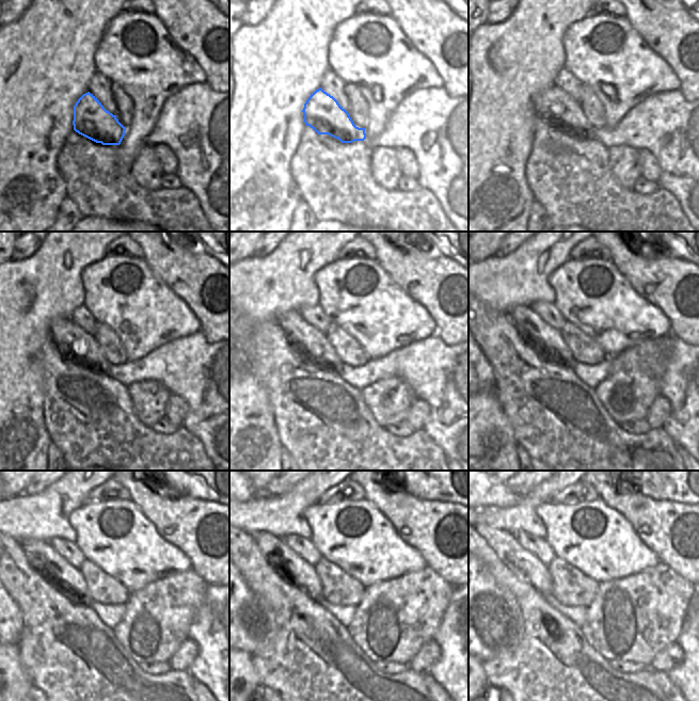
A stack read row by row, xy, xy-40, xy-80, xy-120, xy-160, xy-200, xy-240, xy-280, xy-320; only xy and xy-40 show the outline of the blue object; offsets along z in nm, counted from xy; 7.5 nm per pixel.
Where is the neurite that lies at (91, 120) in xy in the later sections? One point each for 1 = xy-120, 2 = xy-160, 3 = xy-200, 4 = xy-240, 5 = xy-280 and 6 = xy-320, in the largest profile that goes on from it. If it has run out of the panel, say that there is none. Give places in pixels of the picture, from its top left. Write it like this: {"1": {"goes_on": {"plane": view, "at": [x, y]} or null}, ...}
{"1": {"goes_on": {"plane": "xy-120", "at": [77, 346]}}, "2": {"goes_on": {"plane": "xy-160", "at": [312, 344]}}, "3": {"goes_on": {"plane": "xy-200", "at": [547, 340]}}, "4": {"goes_on": {"plane": "xy-240", "at": [54, 570]}}, "5": {"goes_on": {"plane": "xy-280", "at": [291, 567]}}, "6": {"goes_on": {"plane": "xy-320", "at": [504, 544]}}}

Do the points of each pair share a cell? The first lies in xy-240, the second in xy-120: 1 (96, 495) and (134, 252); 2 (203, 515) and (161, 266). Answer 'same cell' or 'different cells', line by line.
1: same cell
2: same cell

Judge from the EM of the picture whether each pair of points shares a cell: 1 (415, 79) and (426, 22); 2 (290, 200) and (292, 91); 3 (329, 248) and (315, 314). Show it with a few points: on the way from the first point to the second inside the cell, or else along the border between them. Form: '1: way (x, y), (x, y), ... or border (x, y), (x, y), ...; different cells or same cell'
1: border (404, 34), (438, 72); different cells
2: way (279, 173), (279, 117); same cell
3: border (318, 304), (302, 306), (299, 311); different cells

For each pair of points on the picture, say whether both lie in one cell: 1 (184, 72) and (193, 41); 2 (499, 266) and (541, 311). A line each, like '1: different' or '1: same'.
1: different
2: different

